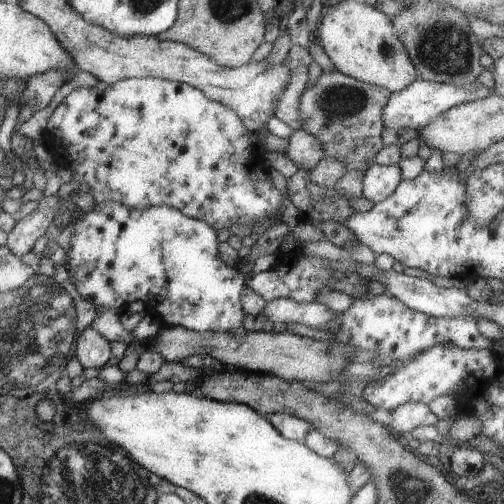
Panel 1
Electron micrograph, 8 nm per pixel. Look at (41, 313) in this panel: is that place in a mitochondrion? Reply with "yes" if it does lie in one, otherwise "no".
yes

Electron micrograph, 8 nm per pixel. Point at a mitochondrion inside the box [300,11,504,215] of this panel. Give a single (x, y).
(443, 48)

